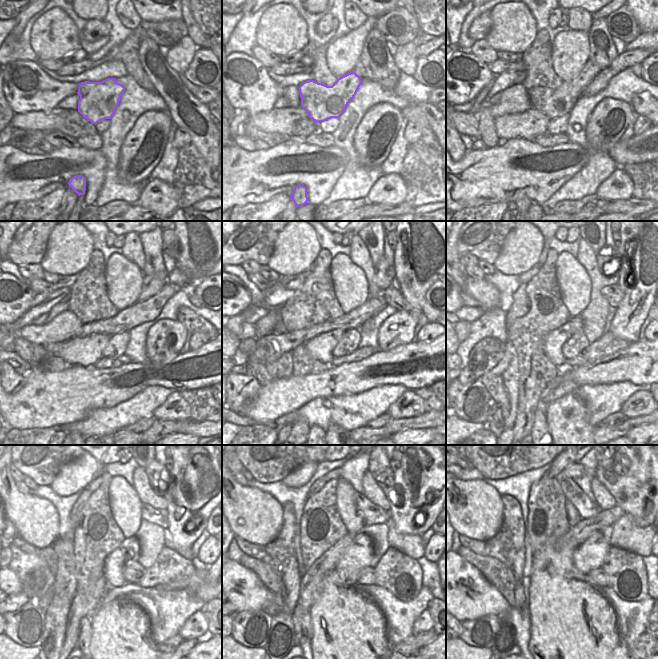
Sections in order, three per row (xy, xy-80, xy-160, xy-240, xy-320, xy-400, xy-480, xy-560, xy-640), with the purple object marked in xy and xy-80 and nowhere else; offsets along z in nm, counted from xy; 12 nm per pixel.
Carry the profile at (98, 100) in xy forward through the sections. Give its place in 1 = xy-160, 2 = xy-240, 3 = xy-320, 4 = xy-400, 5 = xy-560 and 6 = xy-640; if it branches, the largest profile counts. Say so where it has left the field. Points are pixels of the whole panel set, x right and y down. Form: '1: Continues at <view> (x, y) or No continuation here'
1: Continues at xy-160 (554, 102)
2: Continues at xy-240 (151, 284)
3: Continues at xy-320 (384, 273)
4: Continues at xy-400 (605, 266)
5: Continues at xy-560 (378, 465)
6: Continues at xy-640 (606, 465)

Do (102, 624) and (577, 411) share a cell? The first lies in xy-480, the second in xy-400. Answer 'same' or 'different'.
same

